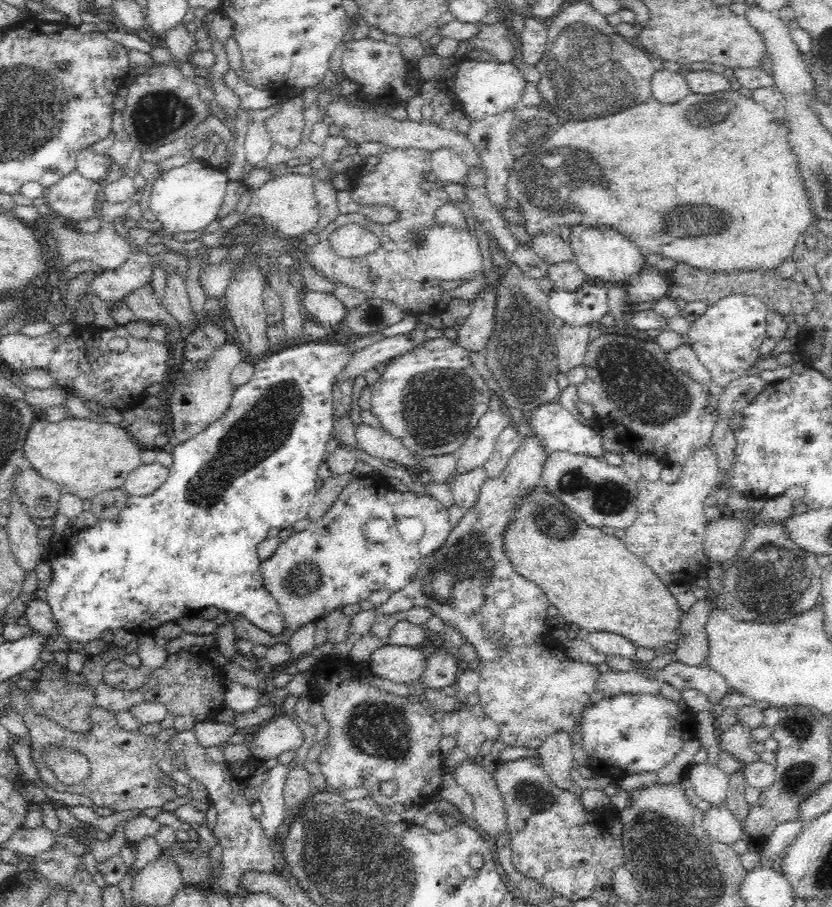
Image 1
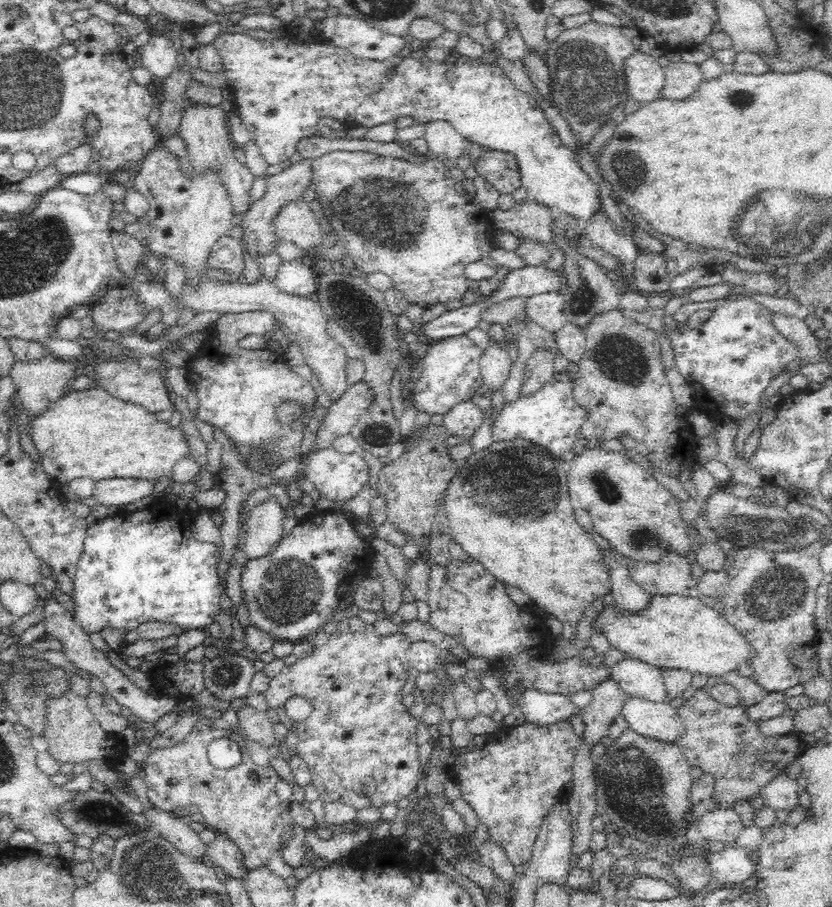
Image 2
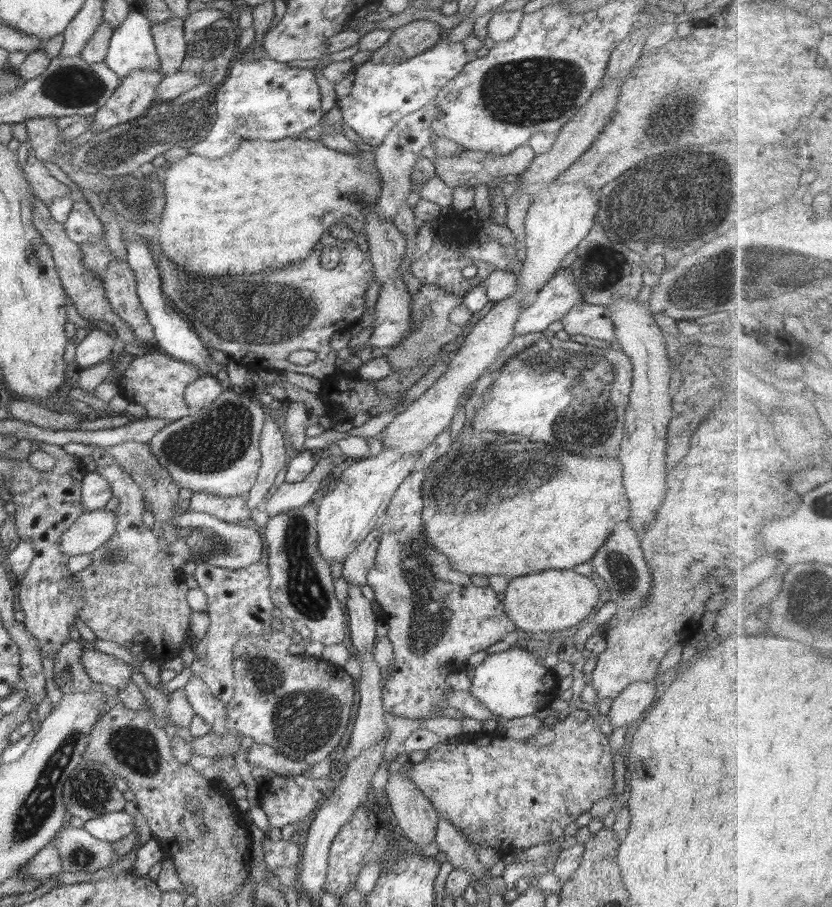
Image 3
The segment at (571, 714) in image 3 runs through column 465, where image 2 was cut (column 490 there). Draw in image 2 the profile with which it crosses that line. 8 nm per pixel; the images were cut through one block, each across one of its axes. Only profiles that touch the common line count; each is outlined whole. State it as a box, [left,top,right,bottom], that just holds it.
[451,720,581,869]

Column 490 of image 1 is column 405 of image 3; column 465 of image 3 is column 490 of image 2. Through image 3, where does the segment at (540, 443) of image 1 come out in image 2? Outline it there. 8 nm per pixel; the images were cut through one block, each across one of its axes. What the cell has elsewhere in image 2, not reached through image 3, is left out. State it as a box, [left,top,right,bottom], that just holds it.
[426,559,612,698]

